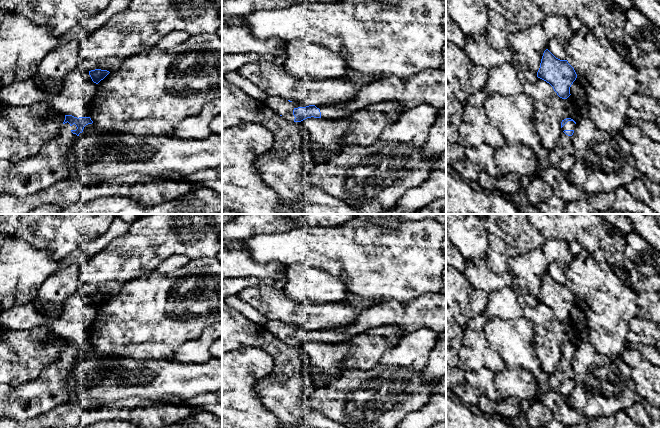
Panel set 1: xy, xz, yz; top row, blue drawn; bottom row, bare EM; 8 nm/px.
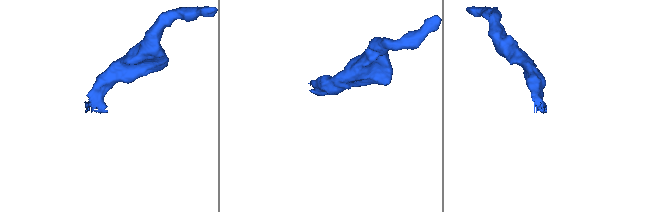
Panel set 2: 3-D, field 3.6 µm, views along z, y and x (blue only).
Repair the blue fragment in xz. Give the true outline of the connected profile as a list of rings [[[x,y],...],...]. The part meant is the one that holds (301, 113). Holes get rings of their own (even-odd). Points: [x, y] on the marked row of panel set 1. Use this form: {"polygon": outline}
{"polygon": [[[435,68],[419,72],[406,79],[396,76],[377,79],[362,85],[348,101],[337,104],[308,105],[268,96],[267,106],[287,121],[301,122],[307,118],[336,120],[369,105],[394,100],[406,109],[429,104],[436,109],[446,108],[446,70]]]}

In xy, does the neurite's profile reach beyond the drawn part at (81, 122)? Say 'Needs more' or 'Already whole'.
Needs more

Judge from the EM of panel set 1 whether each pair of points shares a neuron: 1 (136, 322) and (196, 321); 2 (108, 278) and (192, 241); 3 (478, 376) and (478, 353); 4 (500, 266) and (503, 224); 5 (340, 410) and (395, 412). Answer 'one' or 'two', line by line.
1: one
2: one
3: two
4: one
5: one

